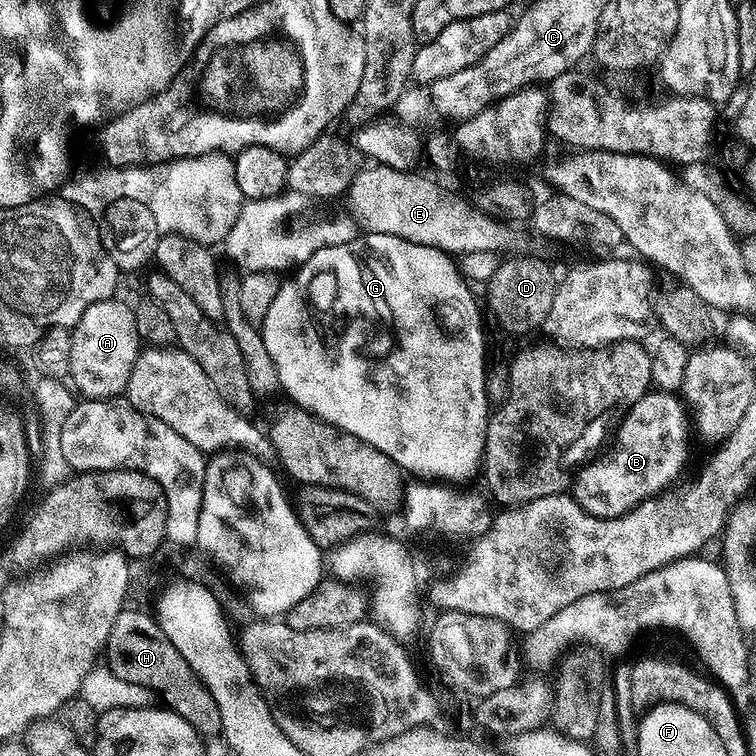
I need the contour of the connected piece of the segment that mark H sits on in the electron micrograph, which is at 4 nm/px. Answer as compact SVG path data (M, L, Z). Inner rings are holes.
M132 606L125 607L123 612L118 614L118 618L114 618L114 626L110 630L110 638L108 639L108 646L106 649L106 658L109 658L108 661L109 667L112 669L116 675L121 676L124 680L128 682L134 682L138 686L146 686L147 688L152 689L153 693L166 696L170 702L168 702L171 711L178 713L178 715L183 718L186 722L190 722L190 726L192 729L198 733L200 733L201 737L209 738L208 736L217 735L220 732L220 727L222 726L222 714L218 712L218 702L215 701L215 698L212 696L210 690L207 685L203 683L200 676L197 675L195 669L191 668L189 664L186 662L186 658L182 658L182 654L178 654L178 650L174 650L174 646L170 642L170 638L166 638L166 634L160 628L160 625L156 622L155 615L149 614L148 616L144 612L139 612L138 609L132 608Z

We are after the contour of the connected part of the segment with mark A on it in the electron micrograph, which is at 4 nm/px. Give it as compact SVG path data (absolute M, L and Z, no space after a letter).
M120 298L94 302L94 306L85 310L80 321L70 331L72 341L68 376L75 391L89 400L119 397L127 389L134 362L142 351L133 305L123 304Z

